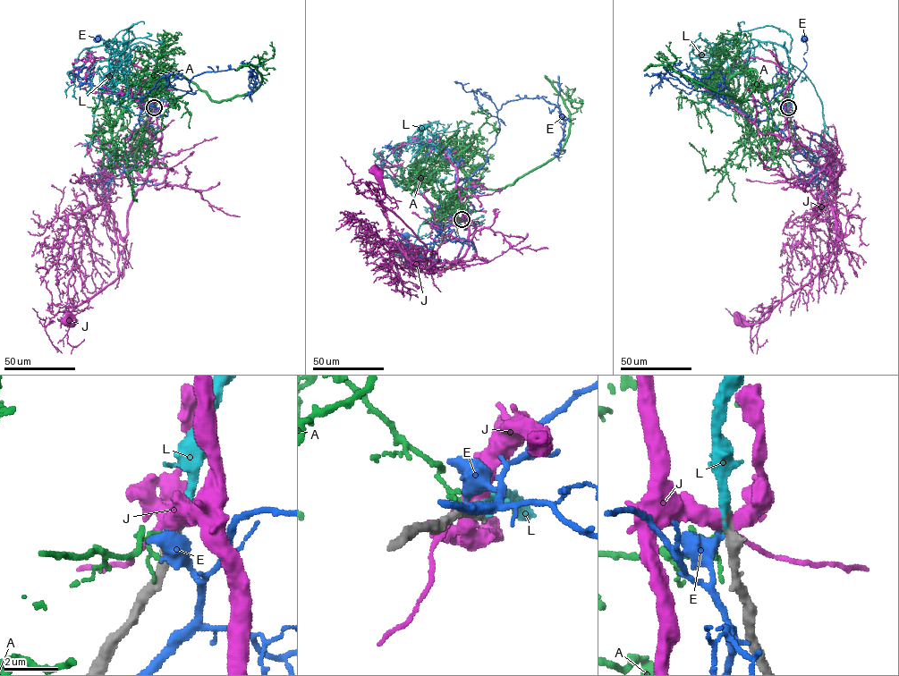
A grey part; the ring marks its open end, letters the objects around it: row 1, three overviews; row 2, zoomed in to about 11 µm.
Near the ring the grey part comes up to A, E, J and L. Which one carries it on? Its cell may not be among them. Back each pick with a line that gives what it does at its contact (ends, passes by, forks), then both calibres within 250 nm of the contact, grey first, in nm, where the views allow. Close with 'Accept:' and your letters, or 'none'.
L: it ends there; 440 nm thick on the grey side, 240 nm on the other
Accept: L

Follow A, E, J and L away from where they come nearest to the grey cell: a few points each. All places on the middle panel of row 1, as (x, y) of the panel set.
A: (462, 220), (458, 198), (471, 181), (504, 189), (557, 154), (570, 128), (564, 101), (579, 108), (580, 101)
E: (461, 220), (451, 216), (447, 204), (453, 201), (449, 228), (442, 237), (432, 235), (418, 238), (405, 235)
J: (462, 220), (463, 215), (470, 220), (466, 253), (428, 271), (427, 247), (379, 201), (385, 190), (374, 171)
L: (462, 220), (433, 215), (412, 175), (417, 139), (406, 145), (431, 143), (447, 163)

